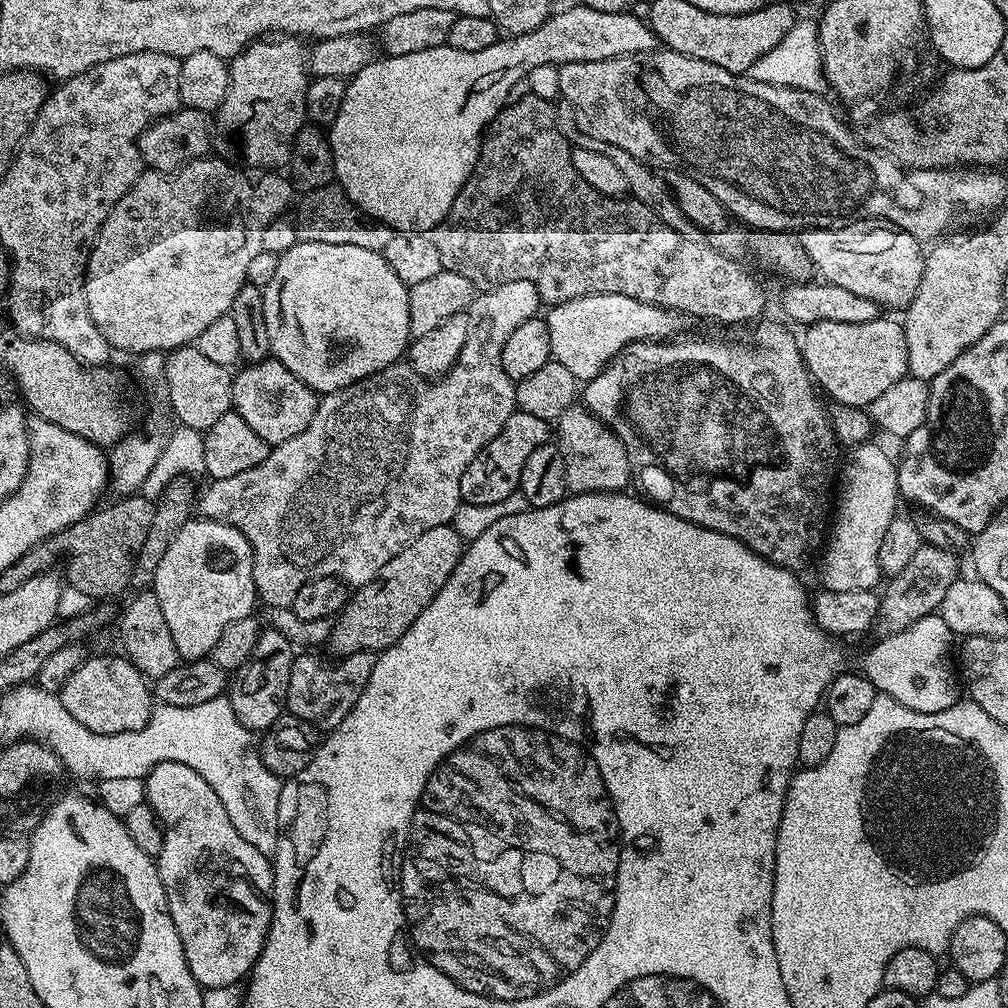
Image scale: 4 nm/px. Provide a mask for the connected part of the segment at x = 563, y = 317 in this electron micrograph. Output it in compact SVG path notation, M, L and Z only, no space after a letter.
M594 294L574 298L565 304L554 304L547 309L546 319L550 330L552 359L562 362L578 382L592 380L608 367L609 362L630 344L641 342L664 342L675 337L676 332L686 323L685 317L673 308L663 308L650 302L638 302L638 298L626 298L626 294Z

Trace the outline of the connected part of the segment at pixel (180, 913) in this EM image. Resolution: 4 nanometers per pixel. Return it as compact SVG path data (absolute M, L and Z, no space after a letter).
M167 760L152 768L146 777L146 800L162 825L162 843L155 857L156 869L166 890L174 930L178 930L178 938L182 938L190 974L194 974L203 989L239 985L239 980L243 981L256 965L268 936L268 927L272 925L273 861L254 850L254 846L234 830L230 814L226 814L226 806L222 806L222 798L214 794L214 786L210 786L198 770L190 770L190 766L182 762Z

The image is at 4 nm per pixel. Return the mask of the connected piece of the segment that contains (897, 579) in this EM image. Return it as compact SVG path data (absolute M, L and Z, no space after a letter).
M921 543L918 554L910 558L908 565L902 569L902 574L891 577L883 585L884 592L880 596L880 615L878 617L879 631L884 634L901 632L914 622L933 615L939 609L942 598L946 598L946 590L961 575L957 553L947 552L938 546Z

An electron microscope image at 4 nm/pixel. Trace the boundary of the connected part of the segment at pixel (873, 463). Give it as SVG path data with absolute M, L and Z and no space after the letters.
M865 442L851 449L852 457L848 465L843 465L842 476L848 481L844 484L844 493L839 493L838 503L834 508L834 519L822 548L824 565L820 576L824 579L823 587L827 590L866 590L873 591L881 583L882 573L878 562L878 546L882 546L882 534L890 526L892 517L897 515L895 459L891 460L878 445Z

